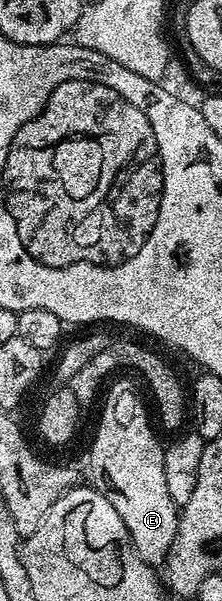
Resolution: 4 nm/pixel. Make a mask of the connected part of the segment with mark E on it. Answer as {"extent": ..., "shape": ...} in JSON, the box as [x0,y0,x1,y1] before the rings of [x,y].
{"extent":[90,380,181,566],"shape":[[[118,380],[106,389],[102,401],[103,413],[91,440],[90,483],[102,496],[109,498],[109,506],[121,514],[121,522],[125,522],[125,530],[129,530],[129,538],[135,544],[137,554],[141,554],[146,564],[159,566],[166,561],[173,538],[177,538],[181,508],[173,502],[173,498],[169,498],[163,461],[164,445],[159,444],[151,429],[147,408],[133,381]]]}

